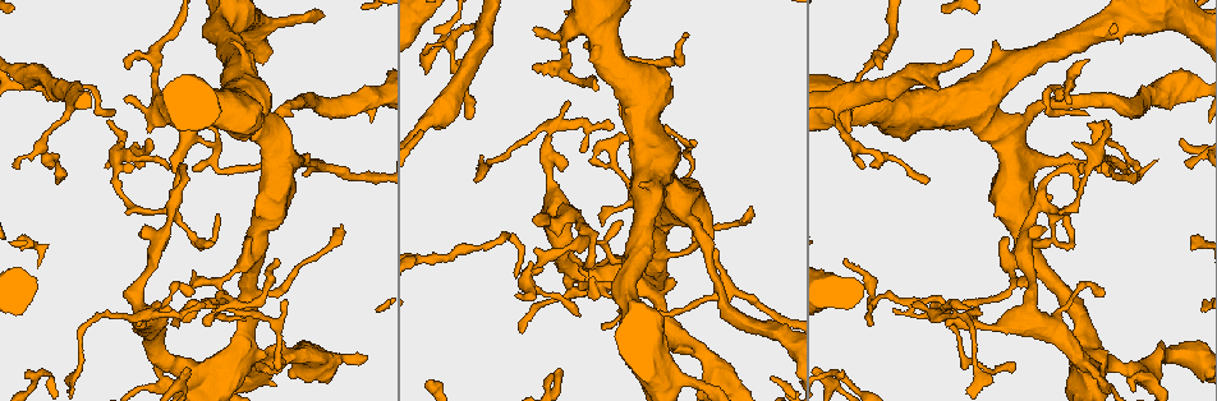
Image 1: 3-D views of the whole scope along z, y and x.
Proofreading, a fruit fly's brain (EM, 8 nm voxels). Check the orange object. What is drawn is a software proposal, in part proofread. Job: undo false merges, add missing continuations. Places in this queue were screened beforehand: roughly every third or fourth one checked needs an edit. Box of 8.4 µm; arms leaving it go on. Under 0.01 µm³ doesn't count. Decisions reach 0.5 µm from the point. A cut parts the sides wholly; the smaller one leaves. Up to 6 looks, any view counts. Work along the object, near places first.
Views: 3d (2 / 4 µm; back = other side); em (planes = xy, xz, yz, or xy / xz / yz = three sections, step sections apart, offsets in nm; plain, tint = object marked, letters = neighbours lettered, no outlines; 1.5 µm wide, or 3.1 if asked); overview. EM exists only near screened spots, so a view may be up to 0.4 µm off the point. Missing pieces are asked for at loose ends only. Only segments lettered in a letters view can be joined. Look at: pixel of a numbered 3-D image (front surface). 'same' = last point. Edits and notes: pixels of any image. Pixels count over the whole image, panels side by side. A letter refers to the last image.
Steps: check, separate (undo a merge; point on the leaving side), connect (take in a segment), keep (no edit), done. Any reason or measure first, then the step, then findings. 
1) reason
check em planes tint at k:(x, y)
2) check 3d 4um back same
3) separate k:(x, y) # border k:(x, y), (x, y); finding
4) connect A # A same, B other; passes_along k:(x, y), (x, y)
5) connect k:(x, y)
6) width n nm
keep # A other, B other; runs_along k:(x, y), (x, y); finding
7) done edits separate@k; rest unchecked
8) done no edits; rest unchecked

a fork
check em xy step 4 tint at 1:(628, 201)

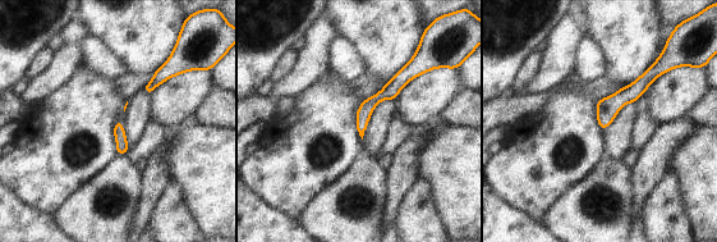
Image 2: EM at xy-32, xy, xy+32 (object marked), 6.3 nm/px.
another direction
check em planes letters same

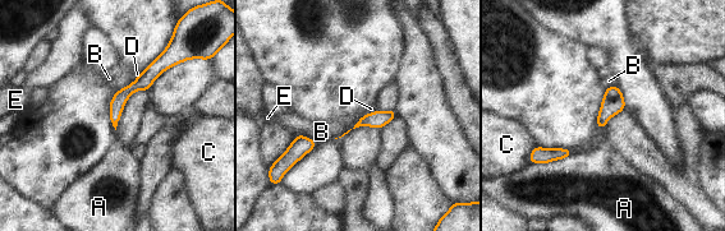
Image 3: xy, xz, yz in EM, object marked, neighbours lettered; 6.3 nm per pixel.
width 90 nm
keep # A other, B other, C other, D other, E other; runs_along 3:(170, 63), (131, 88), (113, 118); one neuron here

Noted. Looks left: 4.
branch stops here
check em planes letters at 1:(151, 132)

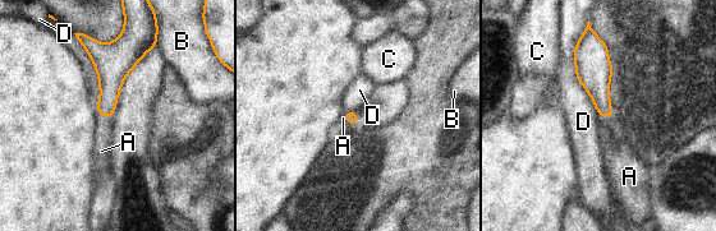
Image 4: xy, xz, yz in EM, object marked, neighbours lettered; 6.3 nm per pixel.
connect A # A same, B other, C other, D other; passes_along 4:(111, 77), (102, 115), (101, 151); the neuron continues

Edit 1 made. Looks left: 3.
check overview

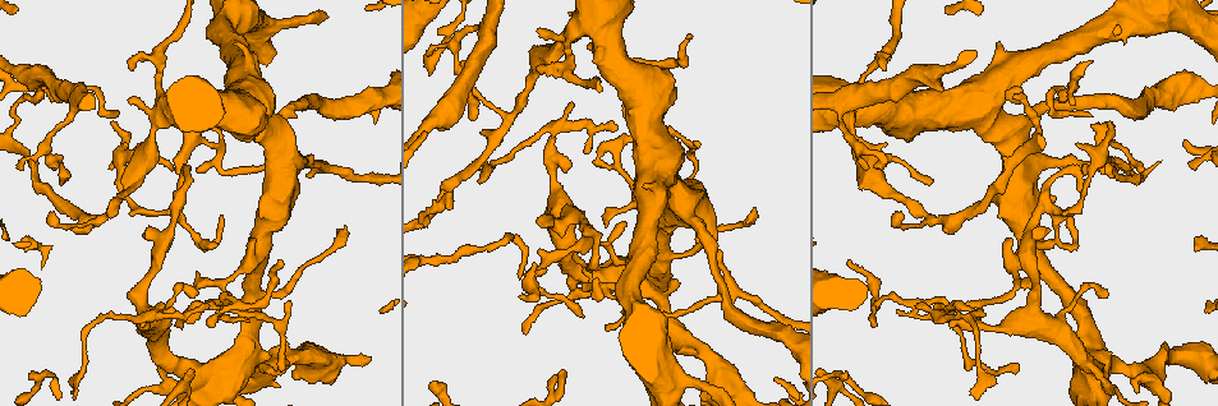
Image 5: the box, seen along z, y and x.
thin end
check em planes letters at 5:(522, 297)

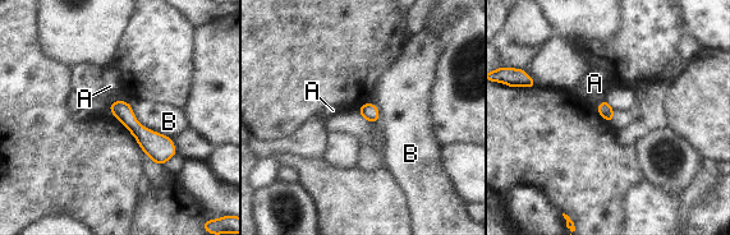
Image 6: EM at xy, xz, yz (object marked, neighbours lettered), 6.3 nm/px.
width 90 nm
keep # A other, B other; runs_along 6:(113, 107), (148, 141), (171, 152); none of them fits

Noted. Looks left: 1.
done edits connect@4; rest unchecked

